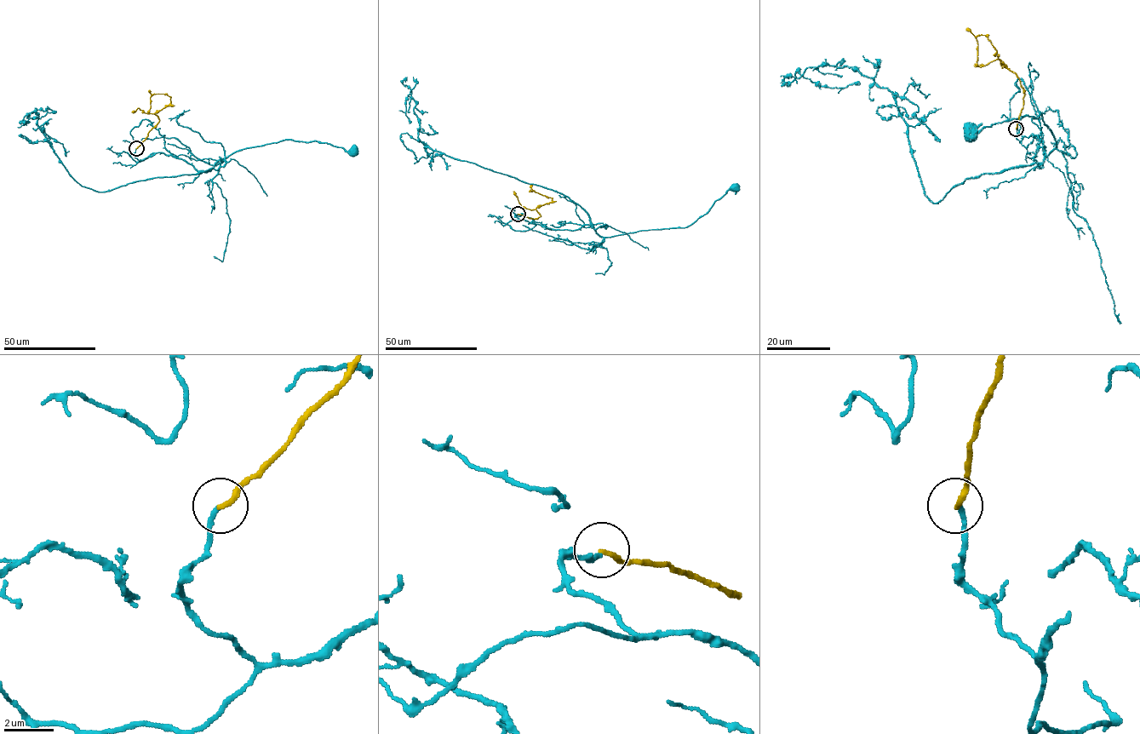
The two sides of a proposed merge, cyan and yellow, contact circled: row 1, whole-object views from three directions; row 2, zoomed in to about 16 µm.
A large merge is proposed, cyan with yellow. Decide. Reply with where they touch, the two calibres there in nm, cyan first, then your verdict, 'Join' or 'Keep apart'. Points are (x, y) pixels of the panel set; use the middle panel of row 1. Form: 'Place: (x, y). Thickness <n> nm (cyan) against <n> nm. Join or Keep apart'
Place: (518, 214). Thickness 180 nm (cyan) against 220 nm. Keep apart

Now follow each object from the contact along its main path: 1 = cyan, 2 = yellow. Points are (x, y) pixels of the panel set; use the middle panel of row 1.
1: (518, 214), (520, 220), (554, 229), (589, 225), (599, 235), (610, 237), (686, 227), (735, 187)
2: (518, 214), (537, 219), (541, 215), (536, 209), (551, 203), (552, 198), (529, 191)

